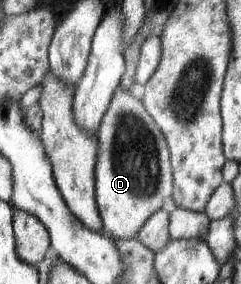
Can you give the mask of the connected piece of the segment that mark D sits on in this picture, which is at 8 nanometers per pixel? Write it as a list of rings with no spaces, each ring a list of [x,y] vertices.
[[[119,89],[108,106],[108,110],[98,126],[96,140],[96,164],[94,164],[94,192],[102,223],[103,234],[110,238],[130,240],[138,235],[138,230],[157,210],[162,209],[164,199],[173,193],[173,168],[165,136],[160,132],[152,117],[142,104],[128,90]]]

